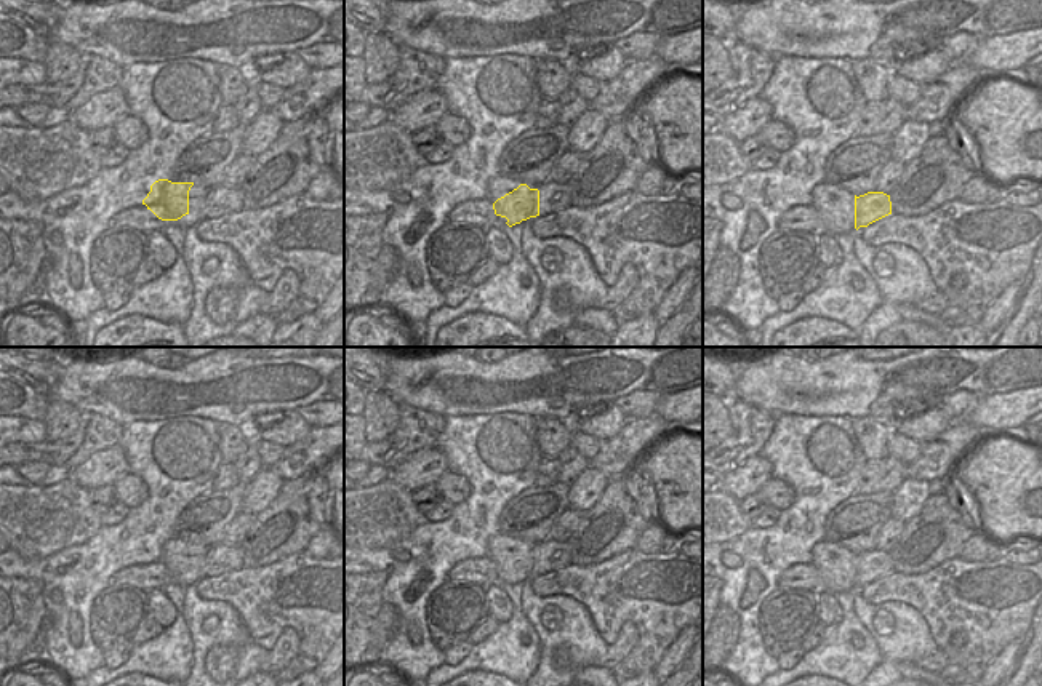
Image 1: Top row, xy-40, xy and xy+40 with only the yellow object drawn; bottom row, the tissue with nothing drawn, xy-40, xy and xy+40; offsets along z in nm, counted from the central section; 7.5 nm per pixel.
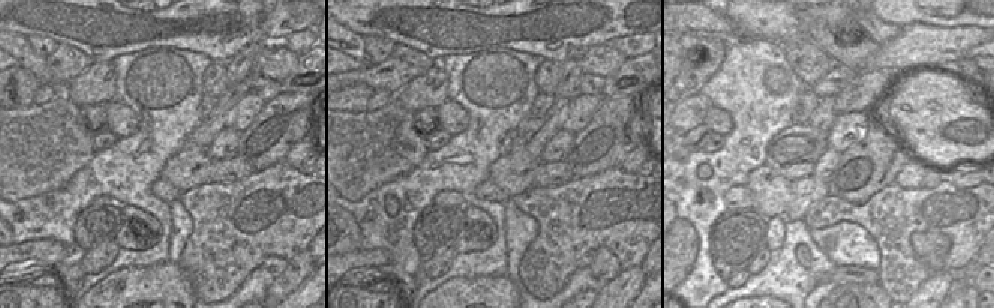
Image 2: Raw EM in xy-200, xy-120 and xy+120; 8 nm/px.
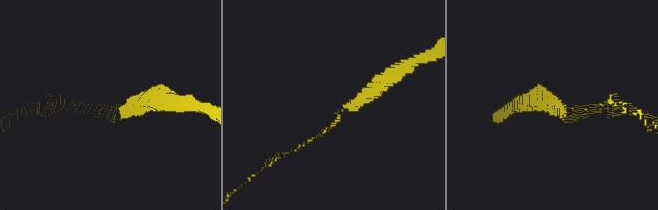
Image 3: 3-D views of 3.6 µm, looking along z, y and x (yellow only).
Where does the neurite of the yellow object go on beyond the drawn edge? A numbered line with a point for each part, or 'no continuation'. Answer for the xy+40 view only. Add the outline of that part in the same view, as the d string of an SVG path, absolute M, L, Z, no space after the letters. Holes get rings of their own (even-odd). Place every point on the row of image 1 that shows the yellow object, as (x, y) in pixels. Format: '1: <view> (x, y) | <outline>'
1: xy+40 (836, 207) | M823 182L813 187L812 206L816 209L821 229L815 235L856 233L855 229L855 195Z

